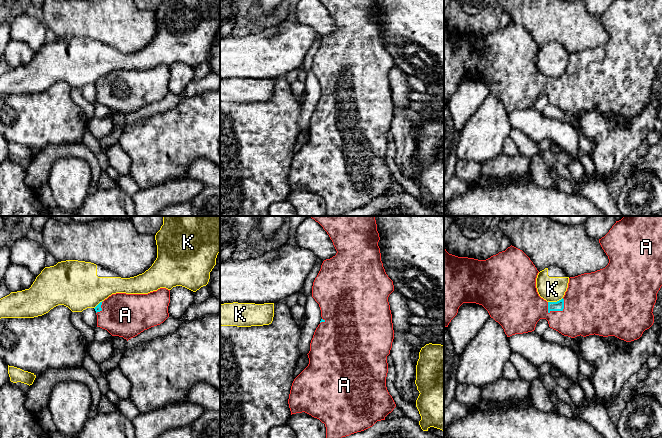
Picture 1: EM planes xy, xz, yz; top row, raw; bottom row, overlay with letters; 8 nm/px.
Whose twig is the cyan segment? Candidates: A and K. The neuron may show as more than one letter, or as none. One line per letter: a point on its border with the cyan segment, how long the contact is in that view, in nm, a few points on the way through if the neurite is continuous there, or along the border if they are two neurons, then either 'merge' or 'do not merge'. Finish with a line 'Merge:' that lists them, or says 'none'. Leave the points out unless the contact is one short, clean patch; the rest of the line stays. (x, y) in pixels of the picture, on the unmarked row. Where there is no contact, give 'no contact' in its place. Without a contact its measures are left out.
A: meets cyan in yz at (560, 86); contact 180 nm long; merge
K: meets cyan in yz at (555, 78); contact 130 nm long; do not merge
Merge: A

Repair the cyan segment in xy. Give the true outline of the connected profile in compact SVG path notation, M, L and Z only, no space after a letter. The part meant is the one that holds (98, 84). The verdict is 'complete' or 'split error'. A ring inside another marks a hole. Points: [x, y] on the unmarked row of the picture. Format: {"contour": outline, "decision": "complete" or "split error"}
{"contour": "M160 64L148 70L112 70L94 84L97 103L107 106L112 112L123 113L128 117L144 106L163 99L169 93L169 79L170 66L166 64Z", "decision": "split error"}

